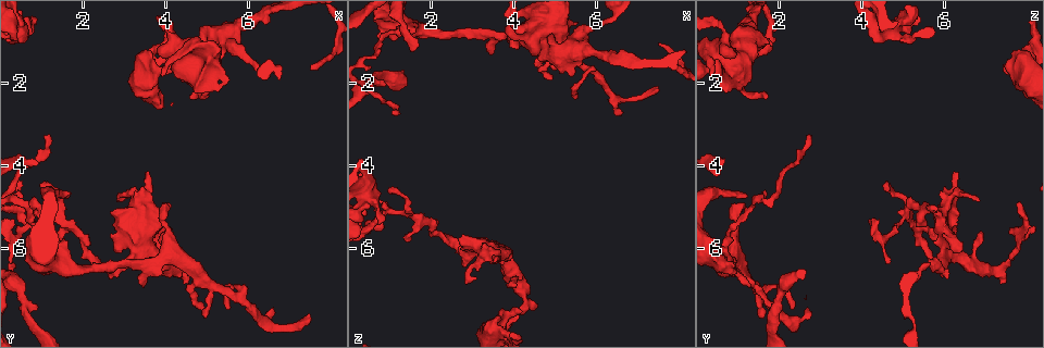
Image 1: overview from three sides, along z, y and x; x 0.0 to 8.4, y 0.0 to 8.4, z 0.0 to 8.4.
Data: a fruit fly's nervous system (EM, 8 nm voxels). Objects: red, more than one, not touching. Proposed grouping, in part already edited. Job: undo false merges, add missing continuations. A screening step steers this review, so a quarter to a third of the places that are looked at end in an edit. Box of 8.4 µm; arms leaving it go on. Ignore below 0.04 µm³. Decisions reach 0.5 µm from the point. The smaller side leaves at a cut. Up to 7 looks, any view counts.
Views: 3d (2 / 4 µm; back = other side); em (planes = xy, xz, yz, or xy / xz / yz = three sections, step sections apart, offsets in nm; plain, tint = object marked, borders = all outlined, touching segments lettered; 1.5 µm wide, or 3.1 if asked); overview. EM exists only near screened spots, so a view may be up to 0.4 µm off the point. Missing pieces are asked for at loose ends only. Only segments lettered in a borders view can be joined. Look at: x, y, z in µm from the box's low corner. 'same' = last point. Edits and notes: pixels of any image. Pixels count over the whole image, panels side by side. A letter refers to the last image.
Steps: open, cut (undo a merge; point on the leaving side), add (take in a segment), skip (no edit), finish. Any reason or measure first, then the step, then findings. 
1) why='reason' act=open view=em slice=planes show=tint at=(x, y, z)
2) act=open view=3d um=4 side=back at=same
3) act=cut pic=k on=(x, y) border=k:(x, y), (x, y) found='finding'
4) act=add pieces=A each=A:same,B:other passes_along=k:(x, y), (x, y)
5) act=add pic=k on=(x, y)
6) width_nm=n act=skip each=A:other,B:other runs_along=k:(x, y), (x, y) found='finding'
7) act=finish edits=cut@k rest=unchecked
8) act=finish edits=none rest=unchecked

why='thin end' act=open view=3d um=4 side=back at=(7.45, 7.65, 2.20)

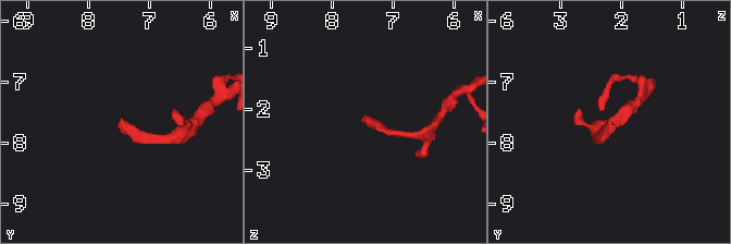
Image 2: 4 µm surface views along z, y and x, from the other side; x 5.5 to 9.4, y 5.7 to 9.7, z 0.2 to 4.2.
act=open view=em slice=xy step=8 show=tint at=(7.45, 7.60, 2.20)

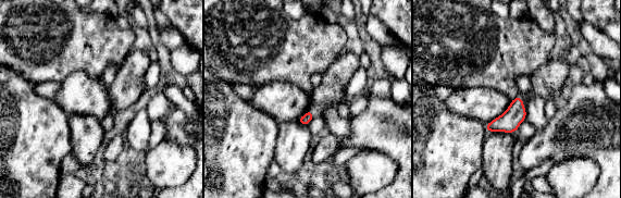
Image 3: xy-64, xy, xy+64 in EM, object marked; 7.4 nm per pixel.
act=open view=em slice=planes show=borders at=same

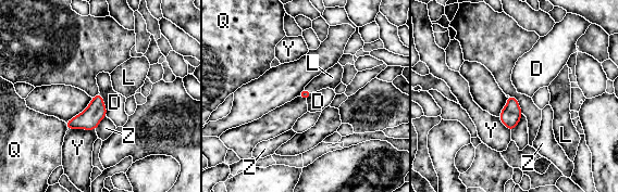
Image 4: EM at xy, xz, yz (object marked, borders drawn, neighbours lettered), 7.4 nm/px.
act=add pic=4 on=(331, 78) each=D:other,L:same,Q:other,Y:other,Z:other found='it goes on there'

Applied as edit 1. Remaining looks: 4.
act=open view=em slice=planes show=tint at=(3.55, 4.10, 6.35)

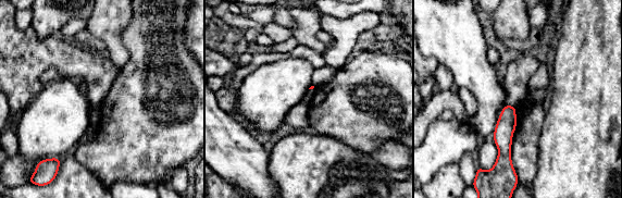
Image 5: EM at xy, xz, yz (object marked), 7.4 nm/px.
why='see the neighbours' act=open view=em slice=planes show=borders at=same

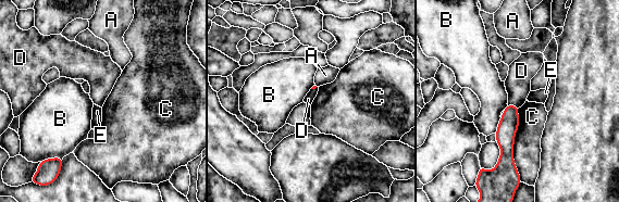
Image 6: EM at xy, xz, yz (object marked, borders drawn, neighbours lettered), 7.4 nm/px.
act=skip each=A:other,B:other,C:other,D:other,E:other found='none of them fits'

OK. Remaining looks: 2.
why='an open end' act=open view=em slice=planes show=tint at=(4.45, 6.85, 7.45)

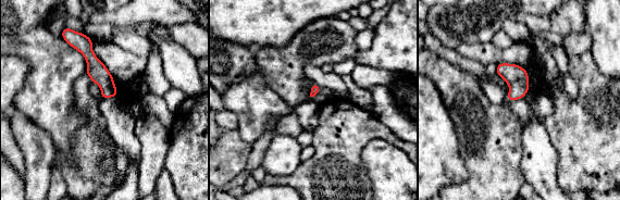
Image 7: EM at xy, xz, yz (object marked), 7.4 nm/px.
why='see the neighbours' act=open view=em slice=planes show=borders at=same

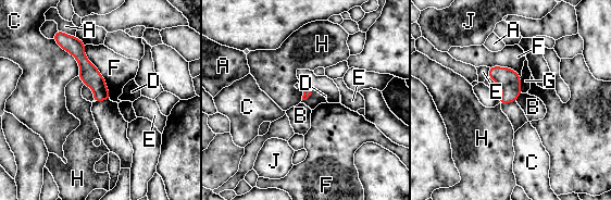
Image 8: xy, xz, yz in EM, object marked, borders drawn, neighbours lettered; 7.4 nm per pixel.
act=skip each=A:other,B:other,C:other,D:other,E:other,F:other,G:other,H:other,J:other border=8:(521, 92), (515, 100) found='none of them fits'

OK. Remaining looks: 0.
act=finish edits=add@4 rest=unchecked

